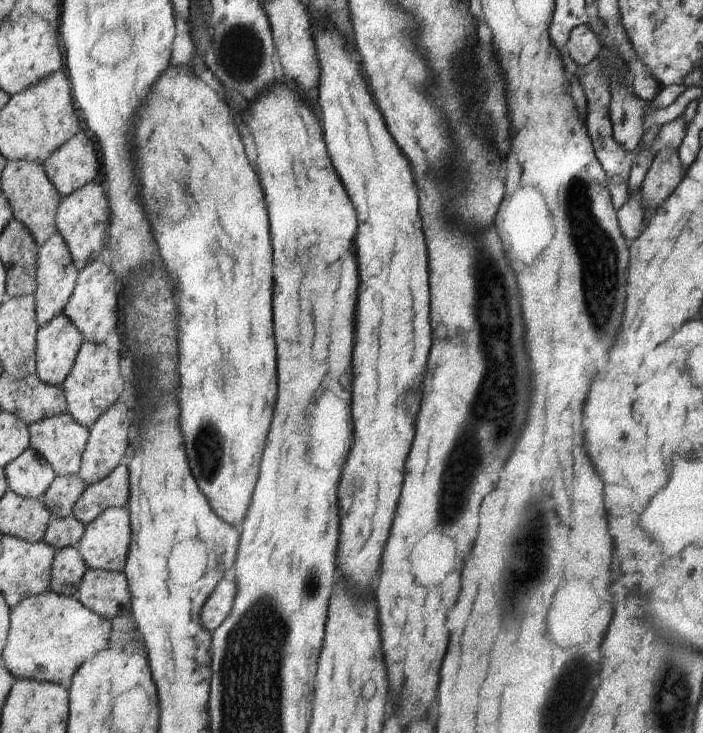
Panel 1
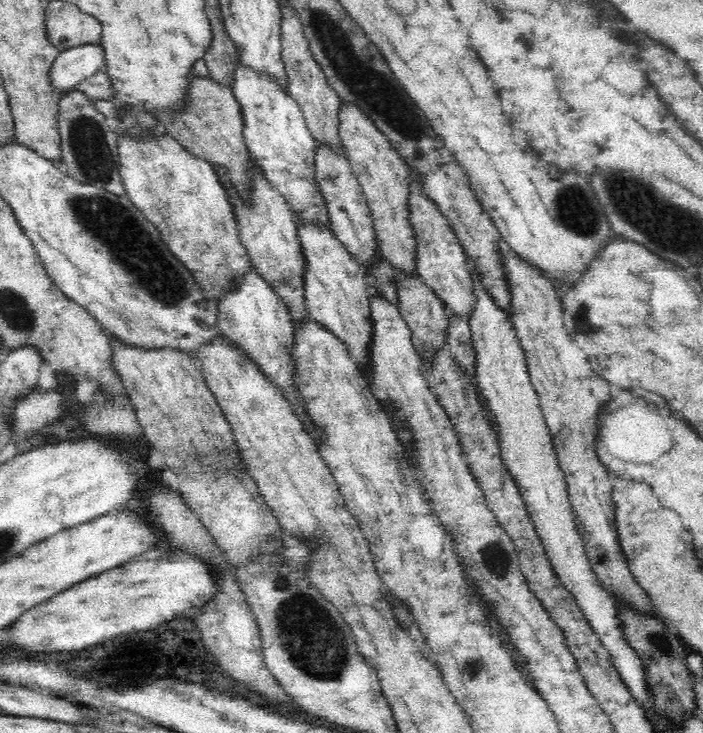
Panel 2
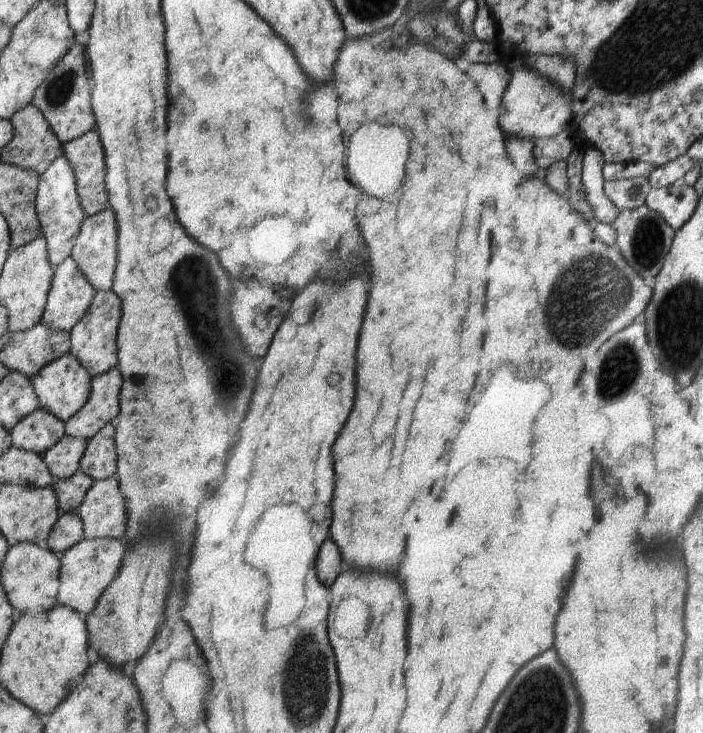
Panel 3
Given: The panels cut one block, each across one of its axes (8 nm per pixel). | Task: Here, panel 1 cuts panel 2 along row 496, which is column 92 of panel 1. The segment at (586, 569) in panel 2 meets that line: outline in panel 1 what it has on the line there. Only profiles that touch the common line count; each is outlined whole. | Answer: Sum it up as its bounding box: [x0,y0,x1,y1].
[77,507,133,573]

